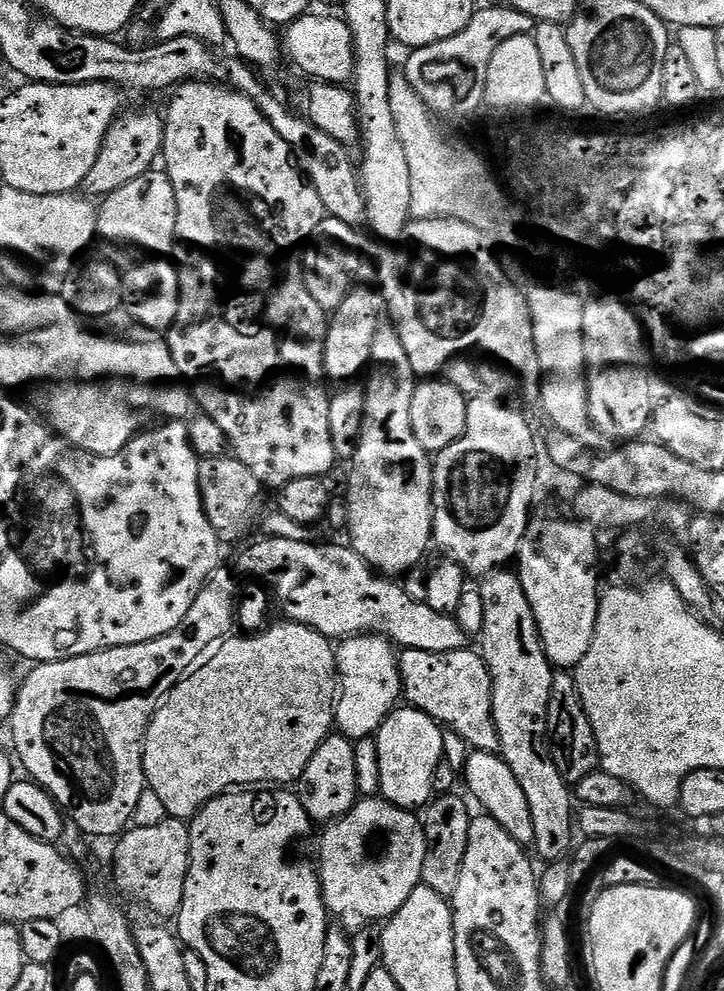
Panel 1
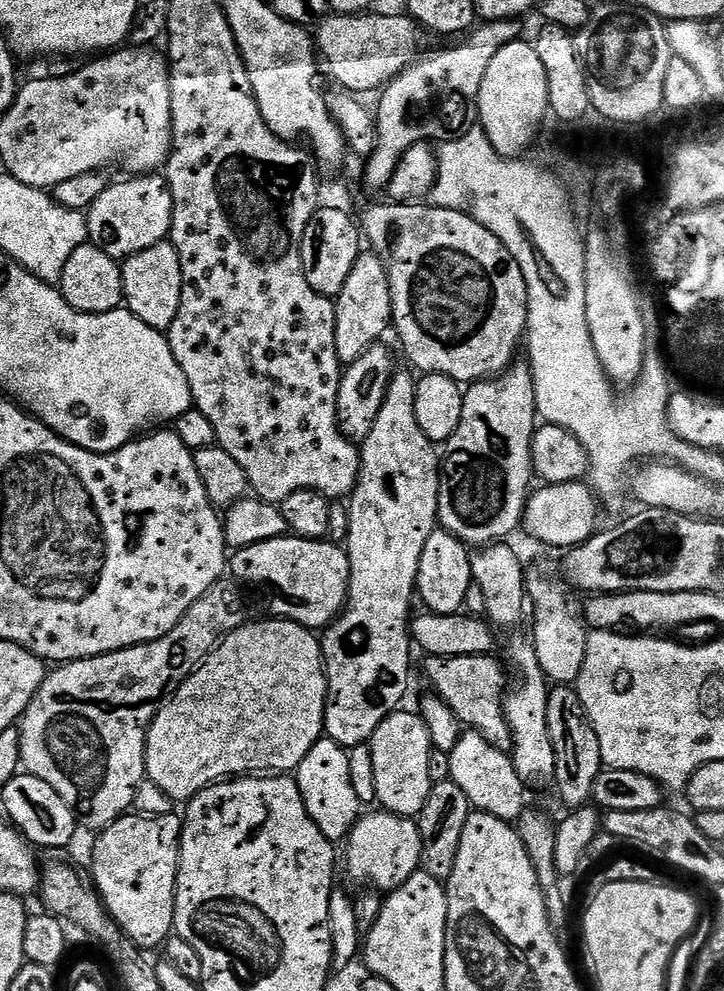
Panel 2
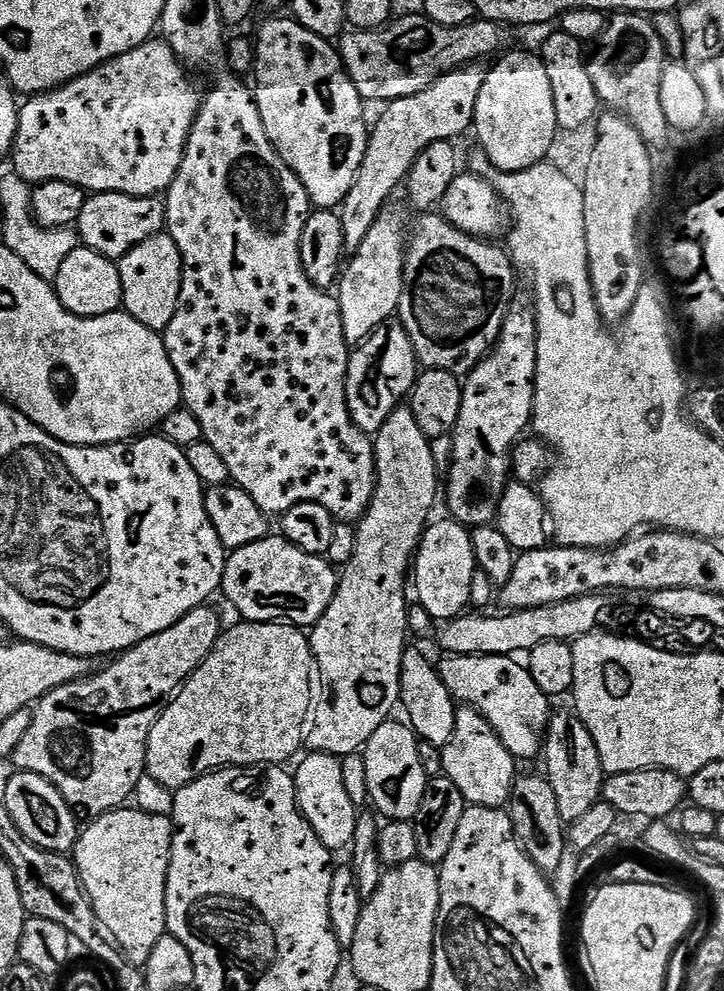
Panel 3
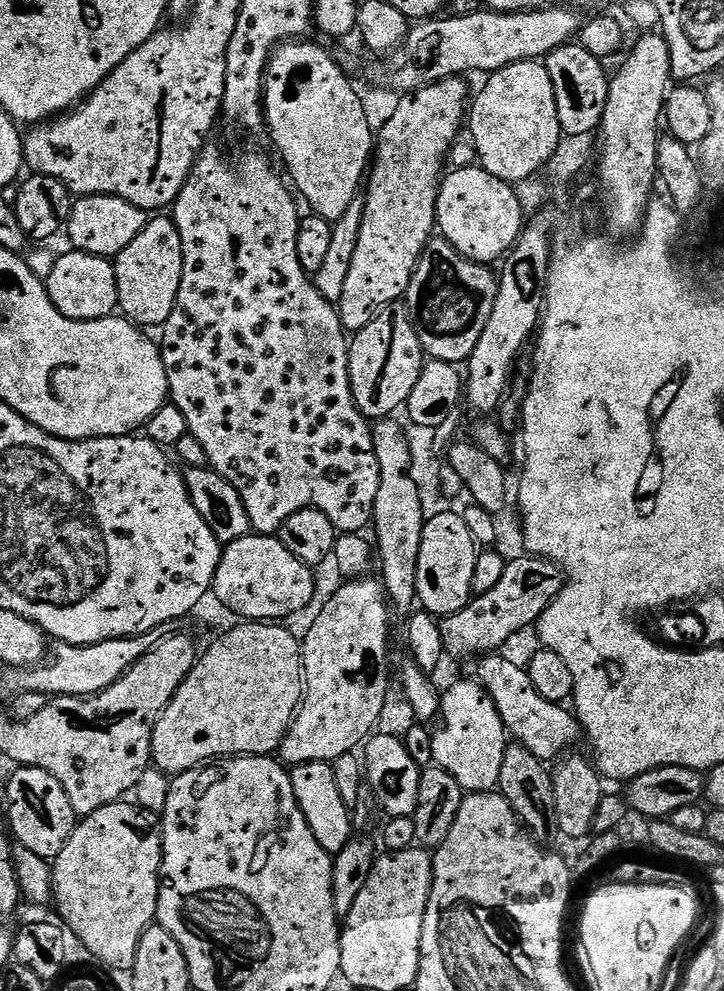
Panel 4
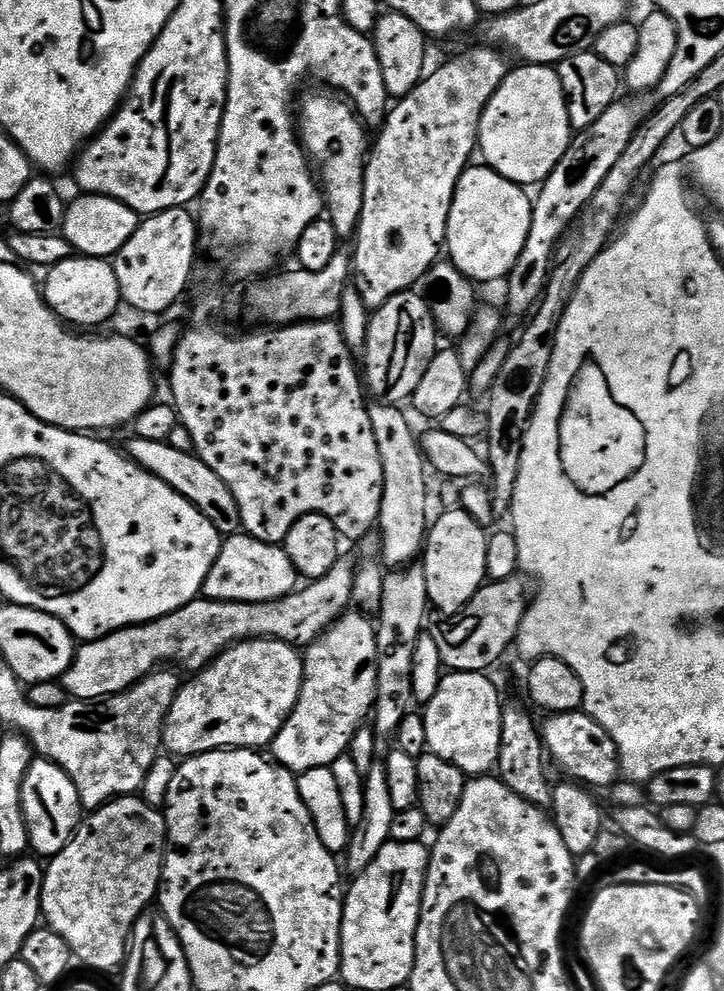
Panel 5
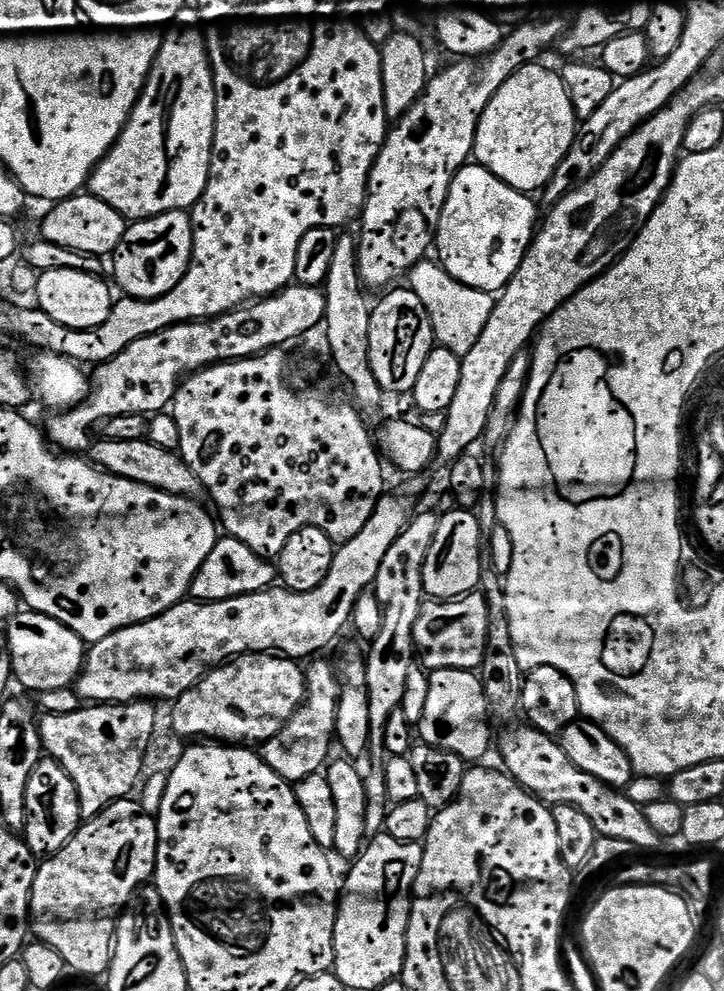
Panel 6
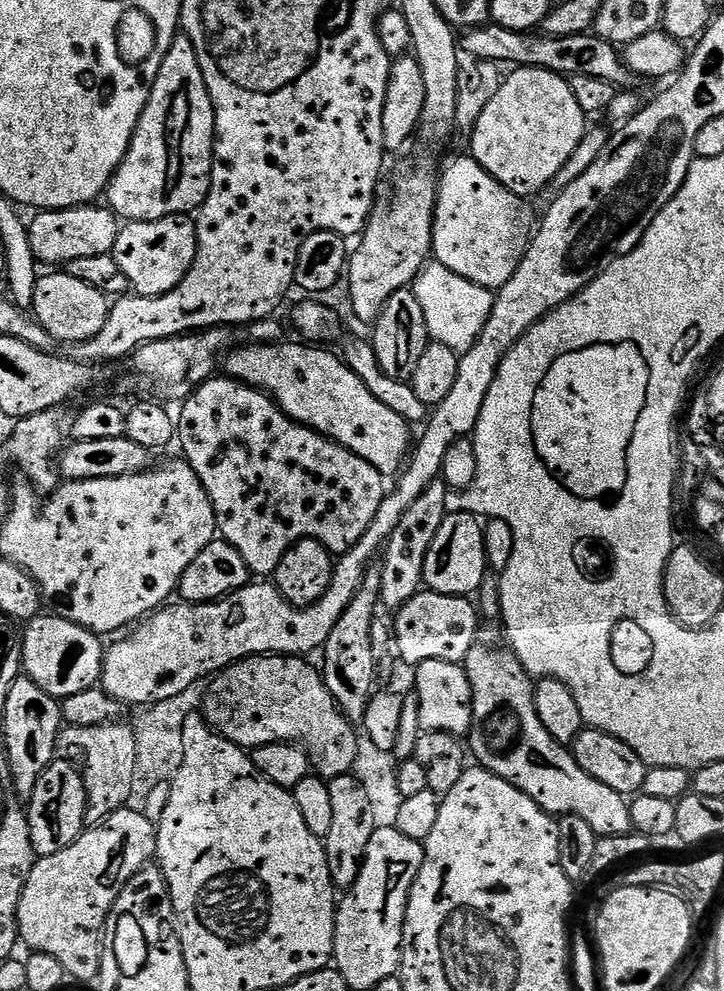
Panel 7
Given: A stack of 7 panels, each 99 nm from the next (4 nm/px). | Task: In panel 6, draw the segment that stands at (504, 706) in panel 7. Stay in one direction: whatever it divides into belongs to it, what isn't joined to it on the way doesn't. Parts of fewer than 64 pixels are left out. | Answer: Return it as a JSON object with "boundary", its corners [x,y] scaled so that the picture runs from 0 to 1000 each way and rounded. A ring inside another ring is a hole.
{"boundary":[[[733,733],[722,734],[698,741],[696,748],[691,751],[691,763],[696,766],[695,774],[702,782],[715,788],[725,799],[733,799],[758,813],[798,816],[809,821],[809,825],[815,825],[815,829],[820,829],[825,844],[870,850],[874,858],[906,856],[914,852],[914,846],[892,826],[888,814],[873,809],[858,796],[843,794],[837,789],[820,785],[820,781],[809,781],[809,777],[798,777],[798,773],[787,769],[772,746]]]}

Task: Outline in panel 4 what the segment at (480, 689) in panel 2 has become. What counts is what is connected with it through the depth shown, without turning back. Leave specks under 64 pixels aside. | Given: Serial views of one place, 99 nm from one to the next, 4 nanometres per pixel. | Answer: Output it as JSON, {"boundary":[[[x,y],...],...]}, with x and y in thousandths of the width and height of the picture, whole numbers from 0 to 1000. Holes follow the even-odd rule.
{"boundary":[[[674,660],[659,670],[663,671],[655,679],[656,685],[673,696],[677,704],[682,704],[682,712],[688,712],[688,720],[711,750],[722,752],[738,761],[738,765],[753,769],[767,768],[794,756],[790,754],[804,747],[800,726],[786,715],[785,719],[779,710],[749,704],[749,700],[738,696],[738,688],[732,688],[732,680],[722,669],[711,670],[700,666],[696,660]]]}

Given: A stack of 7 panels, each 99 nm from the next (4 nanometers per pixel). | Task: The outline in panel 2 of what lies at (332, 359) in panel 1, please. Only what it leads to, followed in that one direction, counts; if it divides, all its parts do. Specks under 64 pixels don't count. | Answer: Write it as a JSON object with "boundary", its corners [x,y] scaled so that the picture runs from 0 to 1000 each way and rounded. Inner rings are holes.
{"boundary":[[[500,256],[489,264],[489,272],[483,272],[483,281],[478,281],[478,289],[472,289],[472,297],[463,300],[464,324],[461,325],[461,349],[467,353],[471,368],[479,369],[494,365],[506,353],[526,346],[530,334],[537,334],[541,327],[541,302],[539,301],[539,285],[533,281],[533,272],[528,264],[515,256]]]}

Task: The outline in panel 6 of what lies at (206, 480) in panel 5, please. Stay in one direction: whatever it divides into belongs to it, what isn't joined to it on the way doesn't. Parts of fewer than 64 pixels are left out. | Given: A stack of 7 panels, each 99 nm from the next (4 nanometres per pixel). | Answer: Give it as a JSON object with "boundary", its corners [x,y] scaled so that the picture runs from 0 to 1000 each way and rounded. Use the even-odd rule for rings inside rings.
{"boundary":[[[148,442],[134,443],[124,453],[124,464],[140,476],[151,476],[159,480],[174,482],[180,486],[200,488],[242,501],[271,503],[279,496],[276,483],[249,461],[247,455],[224,454],[224,450],[213,450],[202,442],[185,446],[169,446]]]}

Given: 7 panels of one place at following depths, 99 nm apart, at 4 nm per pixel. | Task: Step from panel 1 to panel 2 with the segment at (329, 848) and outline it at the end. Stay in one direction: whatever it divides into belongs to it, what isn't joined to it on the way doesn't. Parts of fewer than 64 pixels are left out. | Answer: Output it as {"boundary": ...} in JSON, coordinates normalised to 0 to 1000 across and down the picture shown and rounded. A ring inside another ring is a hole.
{"boundary":[[[514,817],[510,821],[499,822],[486,836],[485,842],[478,845],[481,852],[481,884],[493,888],[497,892],[506,892],[510,897],[525,902],[543,900],[561,886],[566,886],[575,880],[581,879],[580,867],[583,866],[583,846],[580,845],[580,832],[573,826],[551,823],[543,819]]]}

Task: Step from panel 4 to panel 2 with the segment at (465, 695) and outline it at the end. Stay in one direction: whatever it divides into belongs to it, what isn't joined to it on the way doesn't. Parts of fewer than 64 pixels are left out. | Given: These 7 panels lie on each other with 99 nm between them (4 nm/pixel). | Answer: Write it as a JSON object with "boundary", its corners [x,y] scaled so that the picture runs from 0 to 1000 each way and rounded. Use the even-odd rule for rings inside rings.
{"boundary":[[[641,737],[637,738],[631,751],[624,759],[619,760],[619,764],[624,788],[638,793],[638,801],[644,801],[656,818],[682,821],[682,825],[693,825],[703,829],[717,827],[727,814],[727,792],[707,772],[703,760],[677,753],[677,749],[666,745],[666,741]]]}

